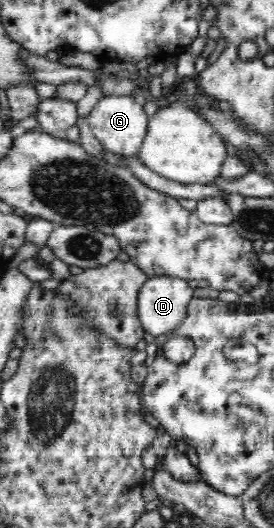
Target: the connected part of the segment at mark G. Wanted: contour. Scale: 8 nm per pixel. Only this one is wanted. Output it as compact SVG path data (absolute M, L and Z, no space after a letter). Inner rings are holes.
M104 95L92 107L87 119L92 127L94 136L102 143L104 150L109 150L113 154L119 154L121 157L126 158L139 154L149 126L149 118L142 104L136 102L133 95Z

